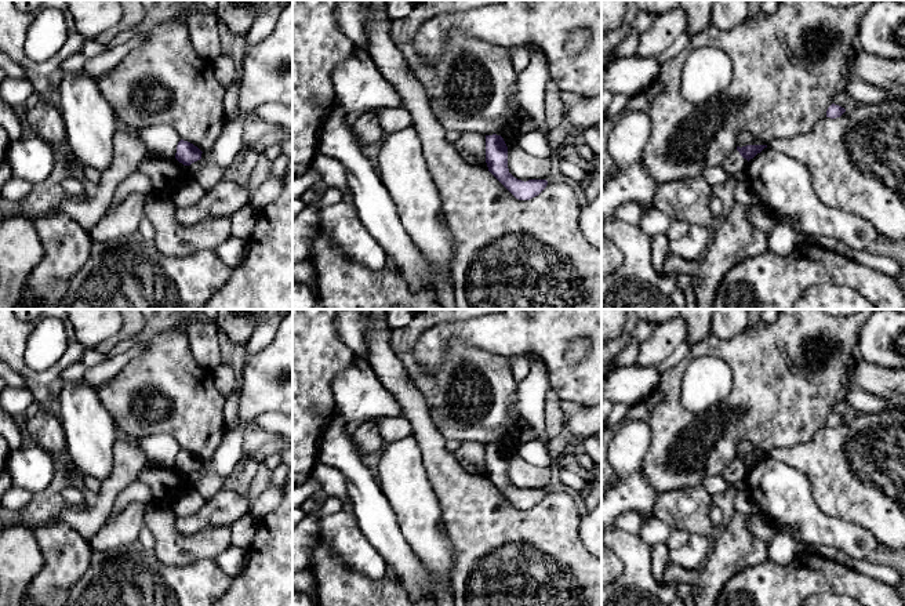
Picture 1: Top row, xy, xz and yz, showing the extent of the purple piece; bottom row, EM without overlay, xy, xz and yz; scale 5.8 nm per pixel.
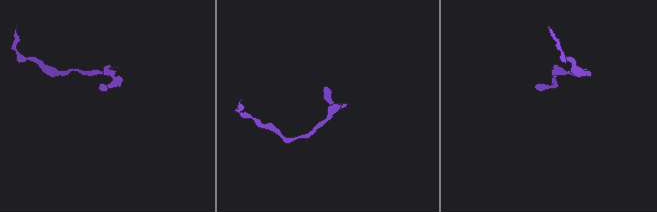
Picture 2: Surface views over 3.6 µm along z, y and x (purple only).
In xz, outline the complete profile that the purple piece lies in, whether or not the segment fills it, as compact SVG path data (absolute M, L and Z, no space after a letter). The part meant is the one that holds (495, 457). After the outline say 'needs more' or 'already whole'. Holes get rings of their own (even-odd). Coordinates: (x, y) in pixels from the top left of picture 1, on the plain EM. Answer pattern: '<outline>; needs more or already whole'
M486 444L486 472L488 480L519 509L538 505L548 494L546 489L521 490L508 478L508 456L501 444Z; already whole

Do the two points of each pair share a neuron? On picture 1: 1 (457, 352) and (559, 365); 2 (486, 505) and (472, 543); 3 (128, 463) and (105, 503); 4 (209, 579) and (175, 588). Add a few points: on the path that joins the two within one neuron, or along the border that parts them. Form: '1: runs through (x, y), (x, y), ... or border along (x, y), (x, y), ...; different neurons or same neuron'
1: border along (479, 349), (511, 358); different neurons
2: runs through (482, 515), (482, 533); same neuron
3: runs through (124, 472), (108, 493); same neuron
4: runs through (200, 584), (193, 588), (184, 588); same neuron

